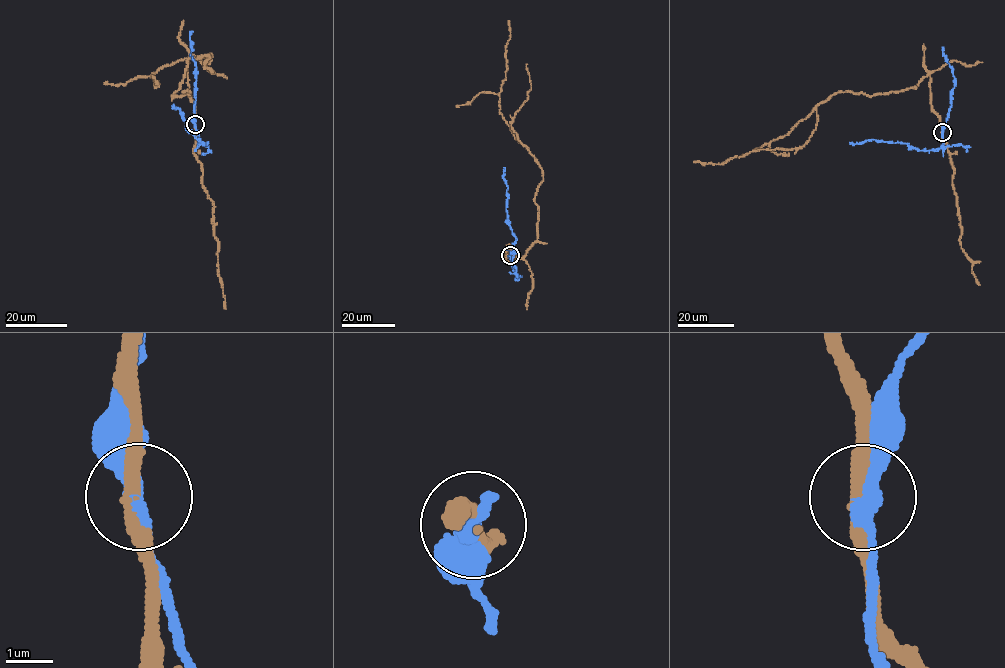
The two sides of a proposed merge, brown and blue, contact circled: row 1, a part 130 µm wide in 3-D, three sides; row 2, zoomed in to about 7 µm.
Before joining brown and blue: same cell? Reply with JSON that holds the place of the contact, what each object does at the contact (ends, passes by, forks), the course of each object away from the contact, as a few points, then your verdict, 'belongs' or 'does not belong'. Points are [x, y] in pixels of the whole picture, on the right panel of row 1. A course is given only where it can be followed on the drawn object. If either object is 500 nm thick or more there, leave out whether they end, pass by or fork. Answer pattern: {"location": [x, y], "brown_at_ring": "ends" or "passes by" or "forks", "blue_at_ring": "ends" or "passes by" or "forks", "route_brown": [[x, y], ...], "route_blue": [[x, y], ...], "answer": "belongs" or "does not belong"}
{"location": [942, 132], "brown_at_ring": "passes by", "blue_at_ring": "passes by", "route_brown": [[942, 132], [929, 72], [913, 87], [832, 94], [760, 148], [721, 164], [694, 161]], "route_blue": [[942, 132], [943, 147], [930, 150], [919, 150], [899, 142], [872, 140], [849, 142]], "answer": "does not belong"}

